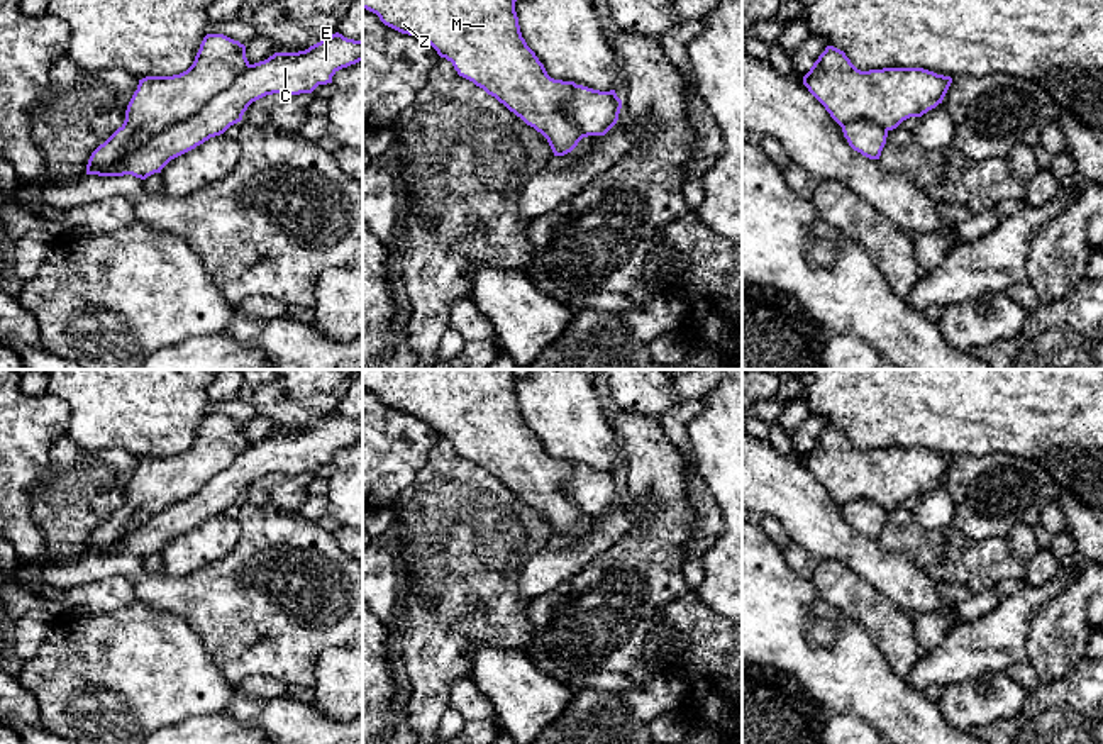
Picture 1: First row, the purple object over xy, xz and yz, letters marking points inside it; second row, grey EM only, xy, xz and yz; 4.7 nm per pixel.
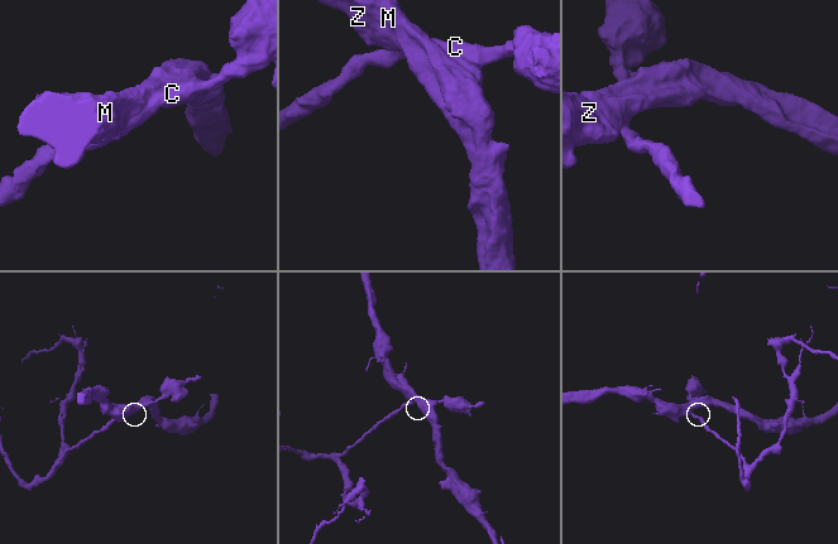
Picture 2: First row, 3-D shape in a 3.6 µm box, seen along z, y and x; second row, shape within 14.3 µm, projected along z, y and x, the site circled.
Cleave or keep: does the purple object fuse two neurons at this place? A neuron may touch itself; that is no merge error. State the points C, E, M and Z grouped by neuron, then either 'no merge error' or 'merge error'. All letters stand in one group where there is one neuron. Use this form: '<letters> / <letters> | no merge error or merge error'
C E / M Z | merge error

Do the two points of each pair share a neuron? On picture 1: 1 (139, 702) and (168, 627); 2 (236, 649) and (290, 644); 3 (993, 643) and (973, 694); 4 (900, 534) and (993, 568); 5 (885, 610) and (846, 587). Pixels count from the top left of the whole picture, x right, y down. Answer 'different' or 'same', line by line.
1: same
2: same
3: different
4: same
5: same

